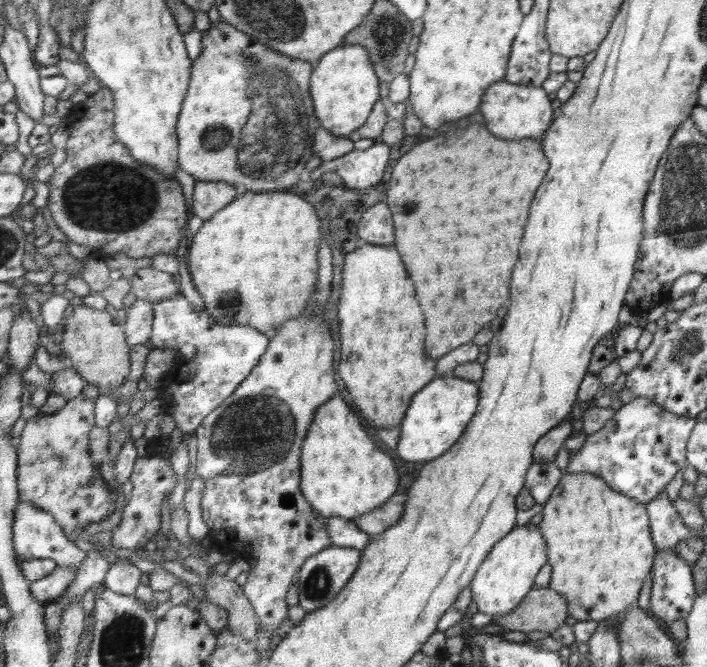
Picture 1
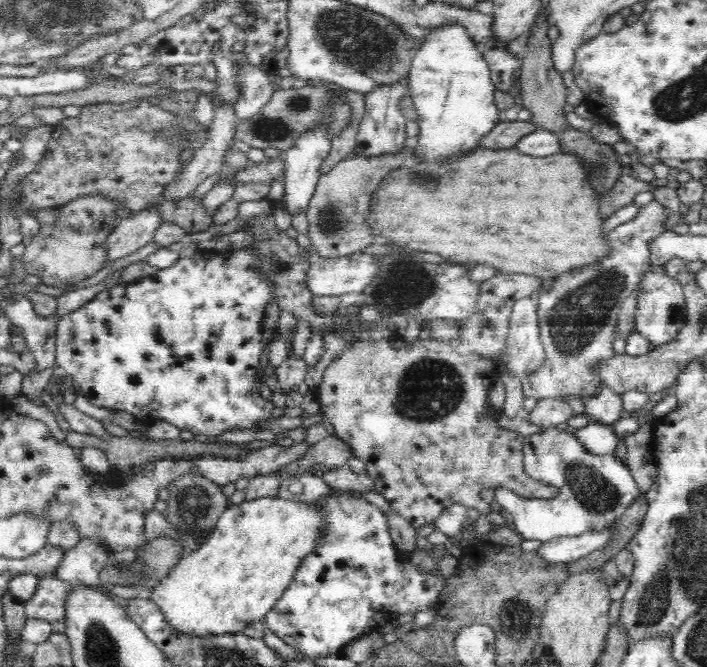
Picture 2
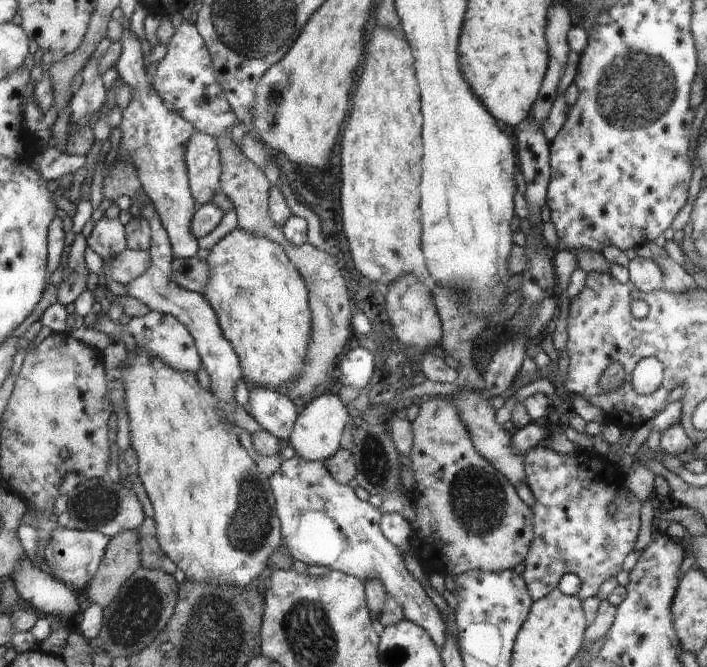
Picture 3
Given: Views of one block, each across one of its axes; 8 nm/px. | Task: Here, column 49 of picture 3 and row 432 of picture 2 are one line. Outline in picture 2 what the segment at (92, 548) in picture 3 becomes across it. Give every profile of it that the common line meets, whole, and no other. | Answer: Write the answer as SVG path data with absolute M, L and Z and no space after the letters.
M558 427L546 428L546 432L542 434L525 437L522 467L525 478L555 486L559 490L559 494L554 499L530 499L516 493L516 490L510 486L500 485L493 488L496 502L502 507L502 511L510 516L512 528L524 540L546 542L558 537L576 537L590 532L610 530L616 524L616 520L622 518L626 510L641 498L641 492L632 471L616 456L615 452L601 455L590 454L570 433Z

